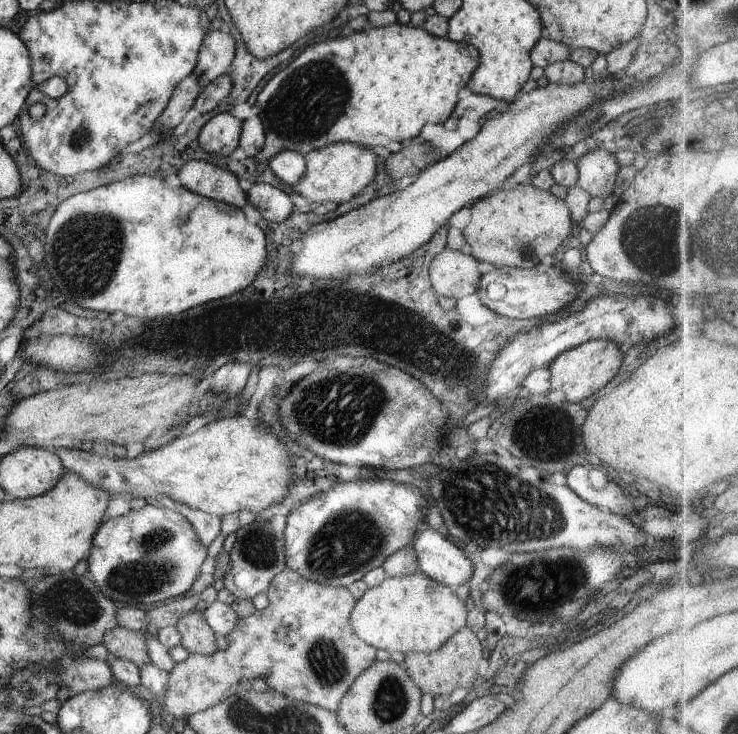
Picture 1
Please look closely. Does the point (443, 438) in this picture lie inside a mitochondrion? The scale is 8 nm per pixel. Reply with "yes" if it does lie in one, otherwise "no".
no

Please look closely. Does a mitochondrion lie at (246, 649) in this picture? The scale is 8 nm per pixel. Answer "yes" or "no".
no

